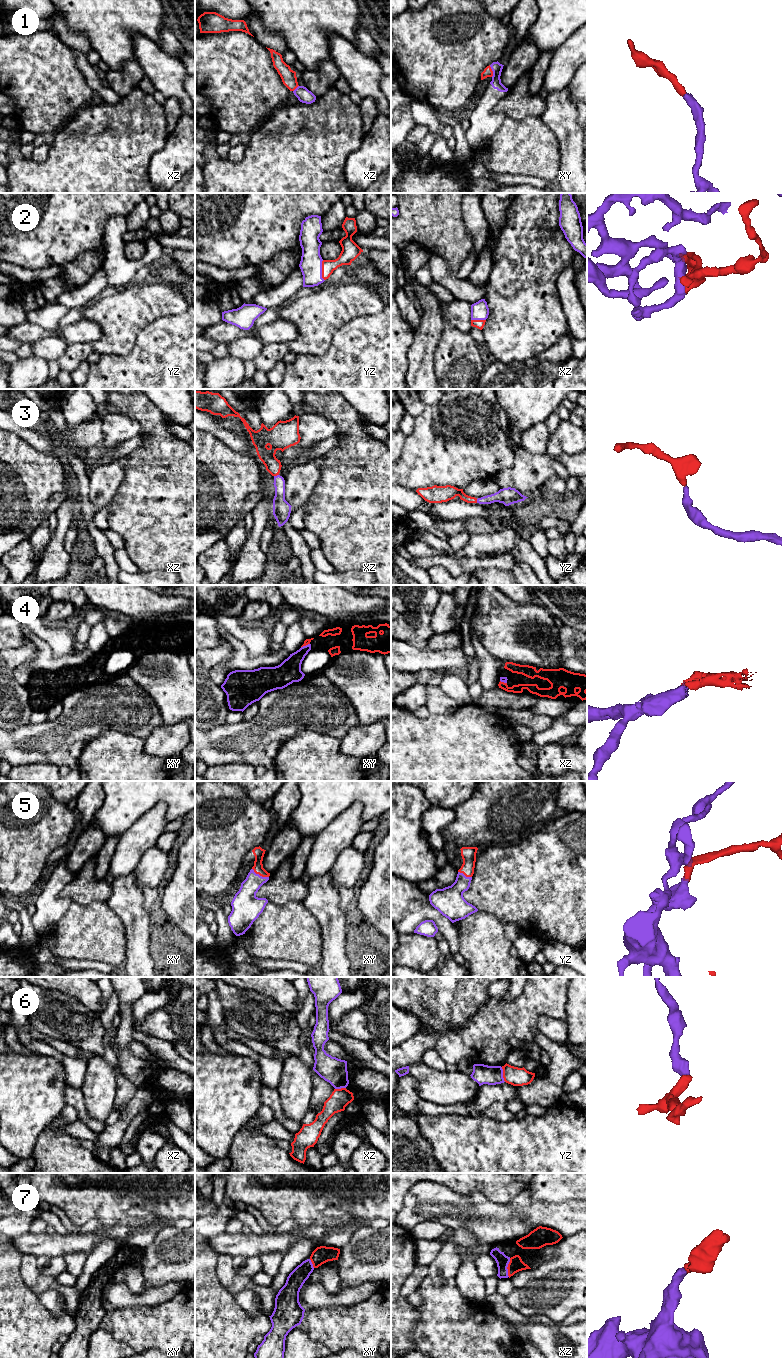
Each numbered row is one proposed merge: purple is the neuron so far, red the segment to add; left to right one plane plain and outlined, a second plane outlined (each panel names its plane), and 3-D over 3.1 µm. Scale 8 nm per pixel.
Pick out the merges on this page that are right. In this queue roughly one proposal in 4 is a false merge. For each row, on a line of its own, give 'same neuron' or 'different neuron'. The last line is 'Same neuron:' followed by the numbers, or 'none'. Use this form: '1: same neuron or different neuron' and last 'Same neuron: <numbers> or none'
1: same neuron
2: same neuron
3: same neuron
4: same neuron
5: same neuron
6: different neuron
7: same neuron
Same neuron: 1, 2, 3, 4, 5, 7

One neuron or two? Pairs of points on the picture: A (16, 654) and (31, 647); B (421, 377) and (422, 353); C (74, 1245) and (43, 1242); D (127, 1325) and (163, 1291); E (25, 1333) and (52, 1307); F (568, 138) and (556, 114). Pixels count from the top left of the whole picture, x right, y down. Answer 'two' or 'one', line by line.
A: one
B: one
C: one
D: two
E: two
F: one

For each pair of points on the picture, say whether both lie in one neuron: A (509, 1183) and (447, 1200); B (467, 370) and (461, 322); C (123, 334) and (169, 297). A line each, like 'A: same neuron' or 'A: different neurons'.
A: different neurons
B: different neurons
C: same neuron

